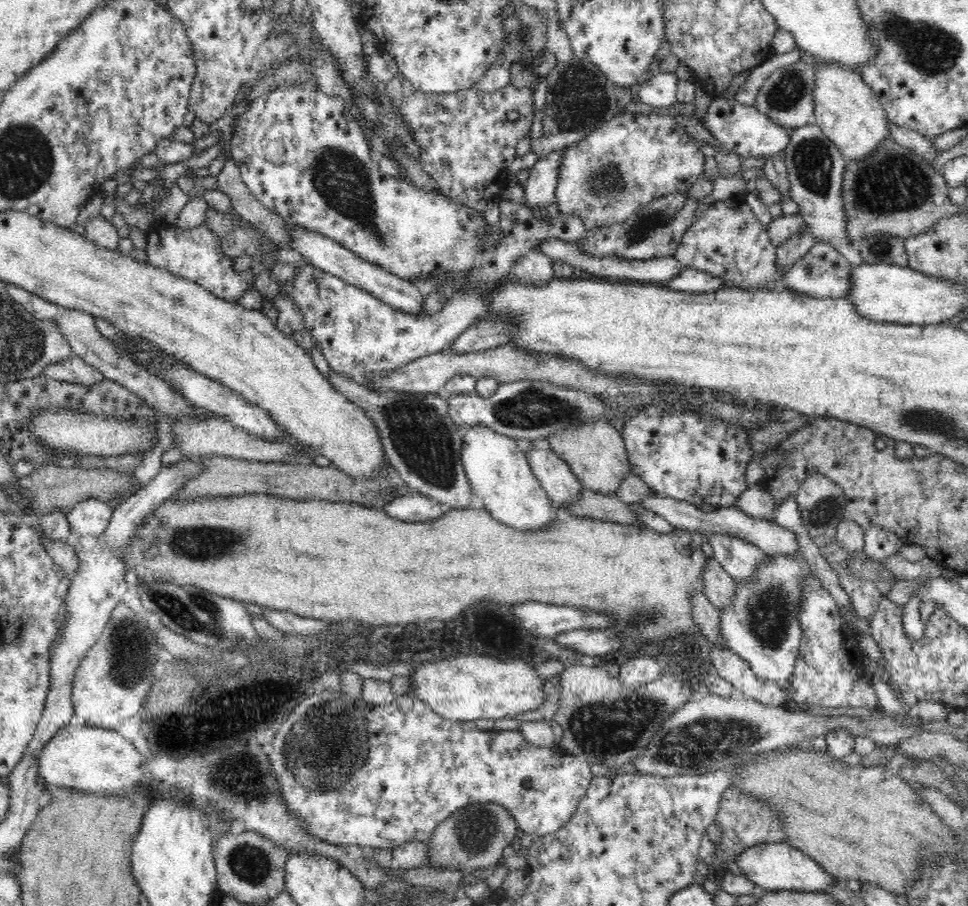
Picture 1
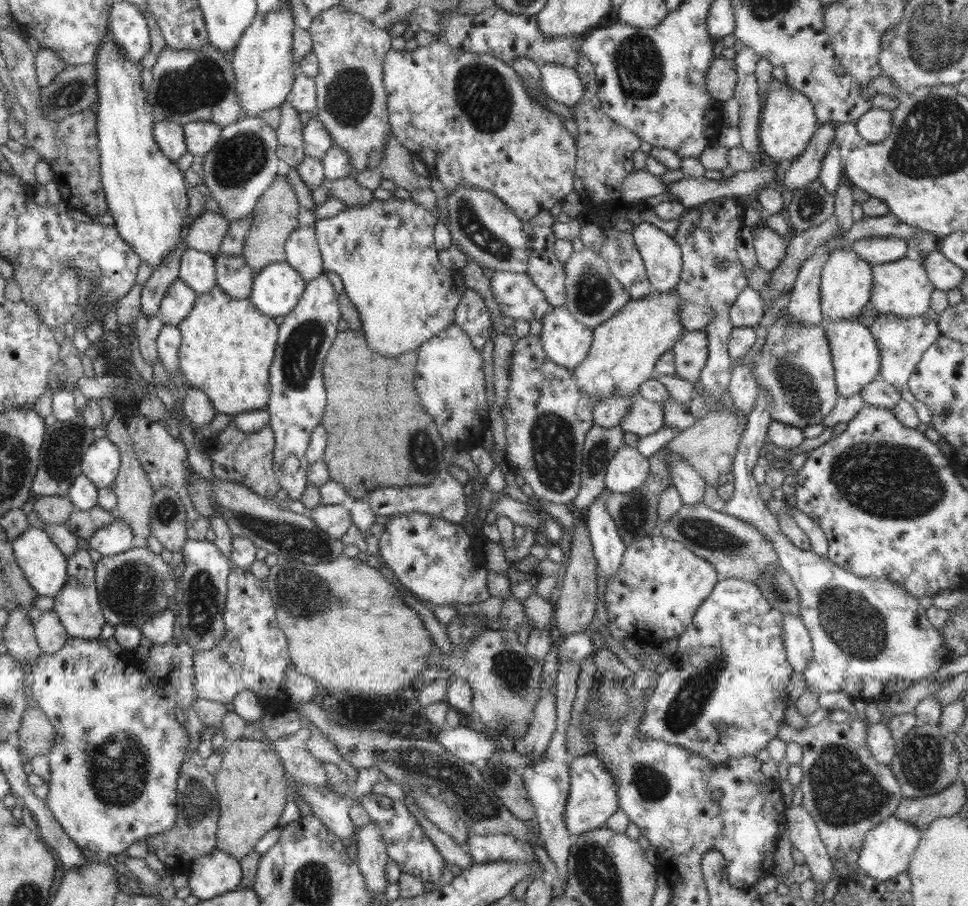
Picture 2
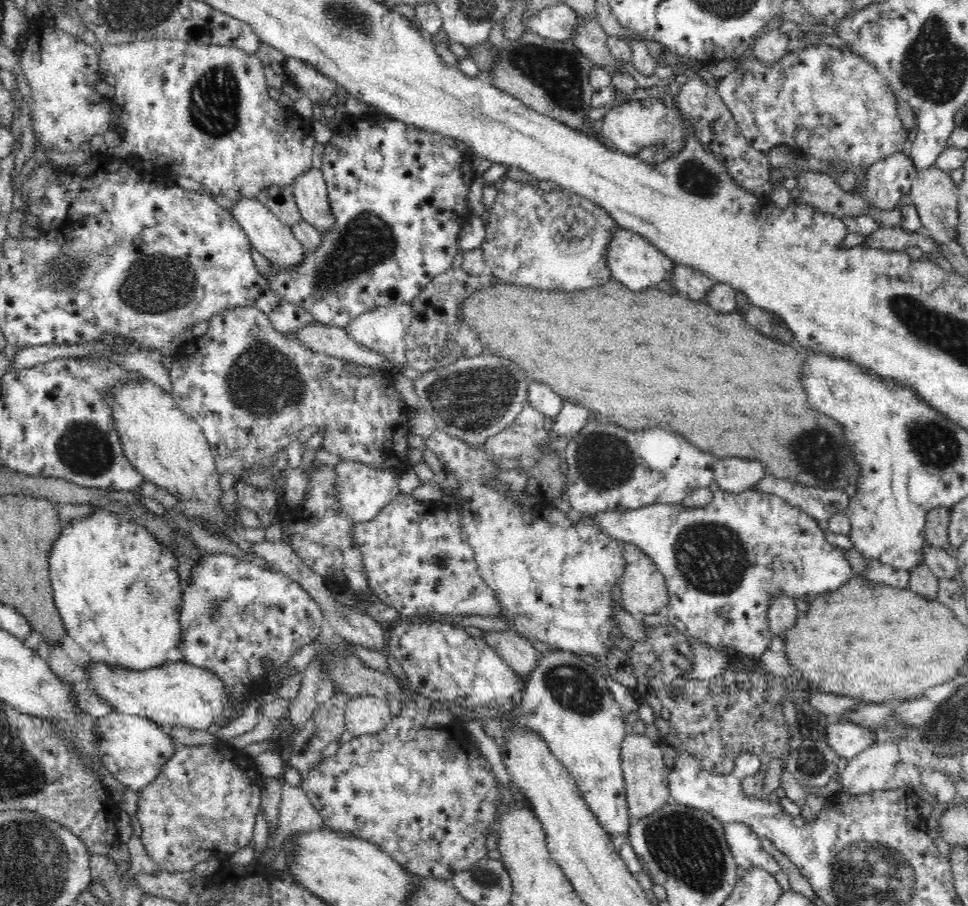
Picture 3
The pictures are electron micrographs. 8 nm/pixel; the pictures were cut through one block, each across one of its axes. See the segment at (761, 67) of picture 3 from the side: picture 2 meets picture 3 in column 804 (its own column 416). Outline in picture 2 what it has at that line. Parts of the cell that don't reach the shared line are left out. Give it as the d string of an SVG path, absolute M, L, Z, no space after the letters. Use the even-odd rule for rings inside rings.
M434 39L430 46L420 46L420 48L412 50L412 52L391 48L385 54L385 59L383 60L383 83L387 96L391 134L412 155L418 156L423 161L426 173L438 178L448 193L452 193L462 185L494 193L494 195L498 196L498 199L502 200L502 203L514 211L520 221L528 222L540 212L544 210L550 211L557 203L562 203L568 194L575 191L576 139L567 131L567 128L563 125L562 118L558 114L553 113L548 107L543 106L543 104L527 95L527 87L521 76L515 72L514 68L502 62L499 58L489 54L479 55L475 52L462 52L437 39Z

